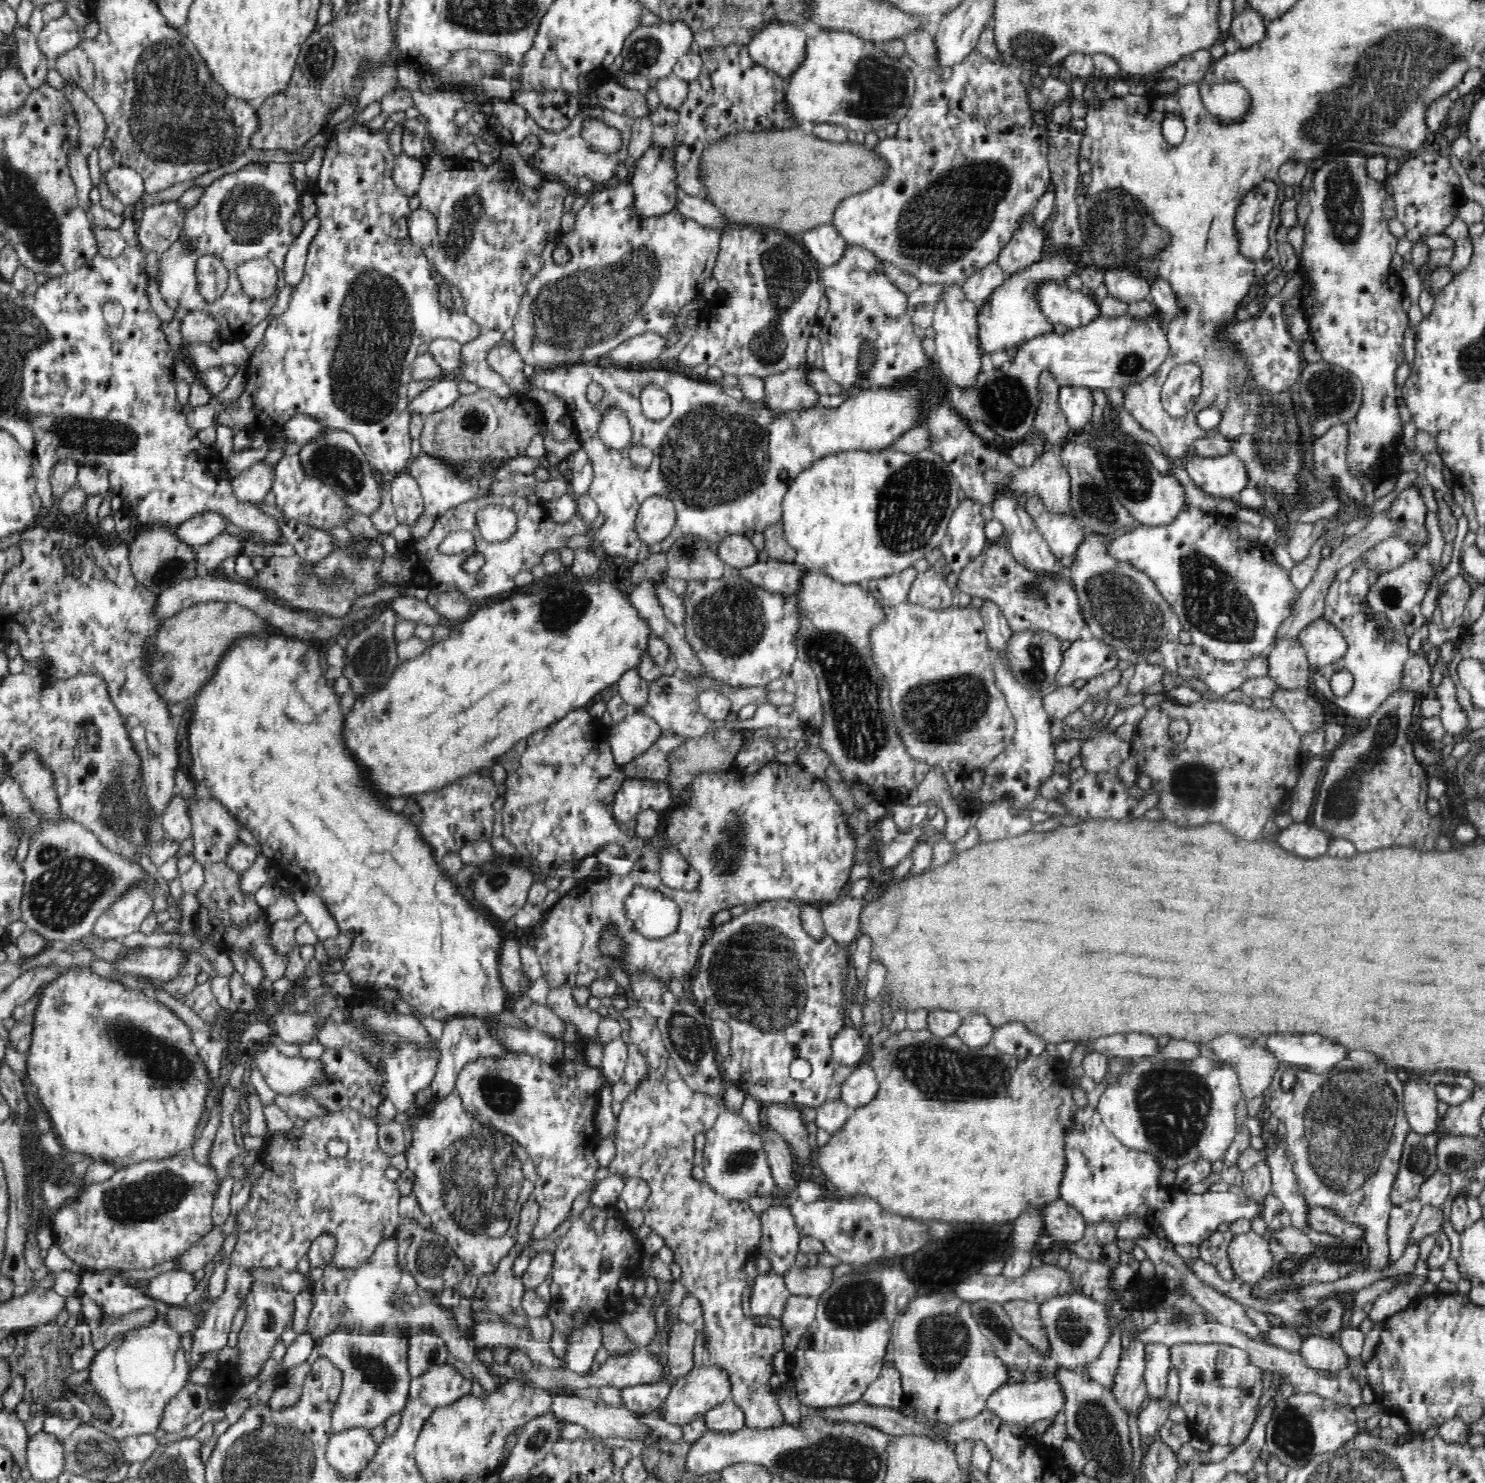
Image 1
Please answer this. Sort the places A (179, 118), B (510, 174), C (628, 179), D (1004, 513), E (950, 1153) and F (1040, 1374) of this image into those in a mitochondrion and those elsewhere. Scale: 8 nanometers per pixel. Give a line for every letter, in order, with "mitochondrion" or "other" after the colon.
A: mitochondrion
B: other
C: other
D: other
E: other
F: other

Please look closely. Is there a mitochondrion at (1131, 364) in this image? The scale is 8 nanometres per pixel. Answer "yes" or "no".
yes

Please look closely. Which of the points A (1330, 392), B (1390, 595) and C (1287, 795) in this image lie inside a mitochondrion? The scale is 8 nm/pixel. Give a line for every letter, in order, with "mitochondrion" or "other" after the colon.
A: mitochondrion
B: mitochondrion
C: other

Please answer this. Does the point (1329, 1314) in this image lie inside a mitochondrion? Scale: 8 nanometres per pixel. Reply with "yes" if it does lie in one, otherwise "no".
yes

